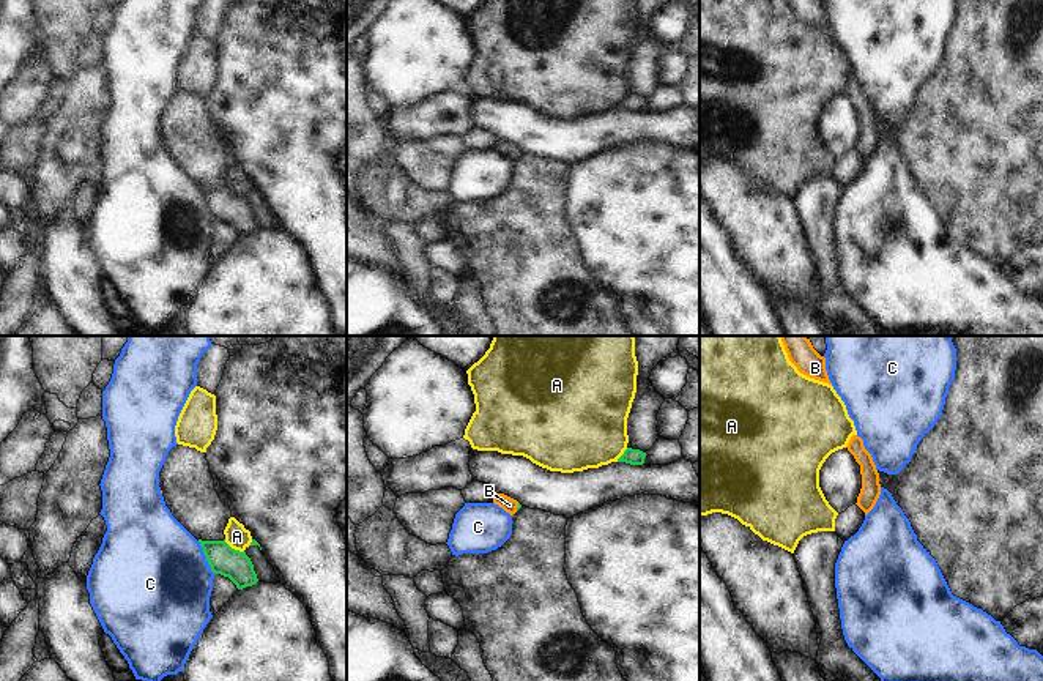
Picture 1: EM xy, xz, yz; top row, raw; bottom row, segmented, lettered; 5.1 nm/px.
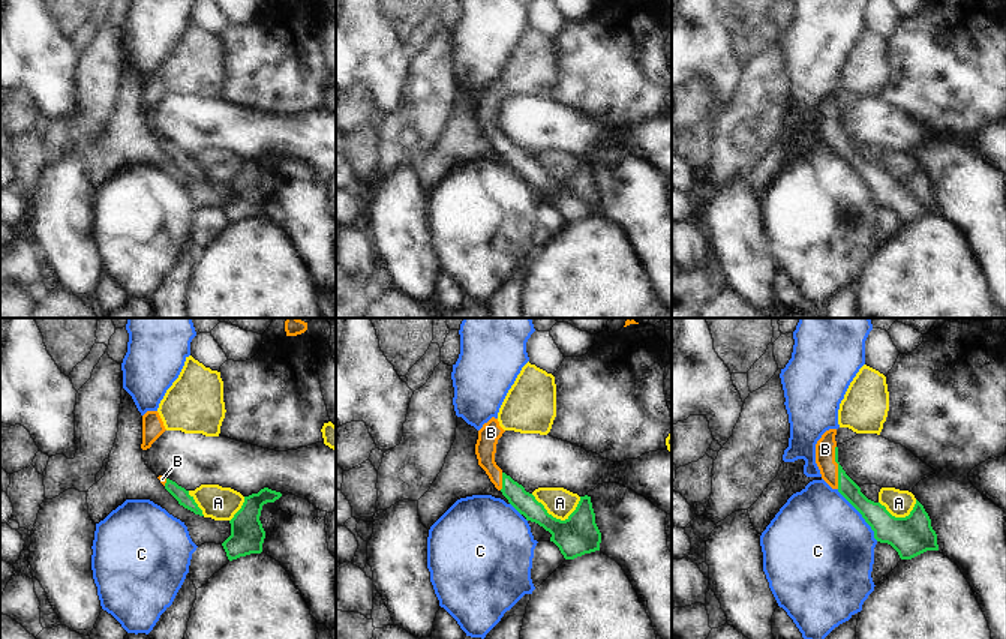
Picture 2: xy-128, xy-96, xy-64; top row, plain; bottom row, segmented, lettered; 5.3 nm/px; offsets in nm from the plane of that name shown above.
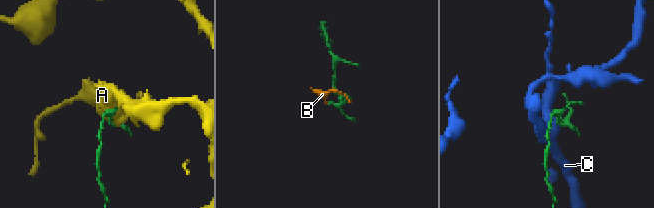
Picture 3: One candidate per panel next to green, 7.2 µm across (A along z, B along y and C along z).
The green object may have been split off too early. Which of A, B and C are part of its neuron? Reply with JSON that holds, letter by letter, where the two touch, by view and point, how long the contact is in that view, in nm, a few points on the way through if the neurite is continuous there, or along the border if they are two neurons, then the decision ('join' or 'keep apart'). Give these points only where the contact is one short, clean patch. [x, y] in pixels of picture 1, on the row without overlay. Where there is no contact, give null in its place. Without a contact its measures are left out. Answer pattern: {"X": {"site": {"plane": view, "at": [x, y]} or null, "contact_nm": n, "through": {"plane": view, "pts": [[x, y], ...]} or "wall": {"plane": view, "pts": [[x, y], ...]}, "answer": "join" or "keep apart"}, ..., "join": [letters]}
{"A": {"site": {"plane": "xy", "at": [233, 196]}, "contact_nm": 120, "answer": "keep apart"}, "B": {"site": {"plane": "xz", "at": [519, 153]}, "contact_nm": 40, "through": {"plane": "xz", "pts": [[519, 150], [519, 153], [509, 152]]}, "answer": "join"}, "C": {"site": {"plane": "xy", "at": [207, 205]}, "contact_nm": 200, "wall": {"plane": "xy", "pts": [[197, 188], [215, 221]]}, "answer": "keep apart"}, "join": ["B"]}

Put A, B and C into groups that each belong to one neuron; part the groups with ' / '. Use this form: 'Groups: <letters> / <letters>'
Groups: A / B / C

